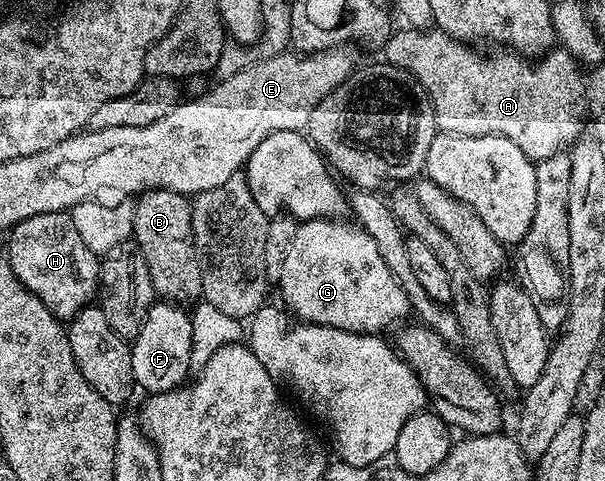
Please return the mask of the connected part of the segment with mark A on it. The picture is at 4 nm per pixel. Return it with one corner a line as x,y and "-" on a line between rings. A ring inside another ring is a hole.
408,26
401,28
400,32
399,29
392,31
389,39
383,43
381,49
382,59
386,63
406,70
423,87
425,94
431,99
433,114
435,115
435,126
438,131
448,132
449,134
461,134
462,136
500,136
501,138
509,138
509,142
513,142
533,162
566,153
588,131
587,115
585,114
585,80
581,80
581,73
583,73
584,69
581,67
580,61
575,59
564,47
556,47
542,58
532,62
528,57
521,56
519,53
510,50
495,50
492,51
495,52
492,56
482,56
479,53
482,51
476,50
472,45
463,44
460,40
449,38
444,32
438,30
423,31

